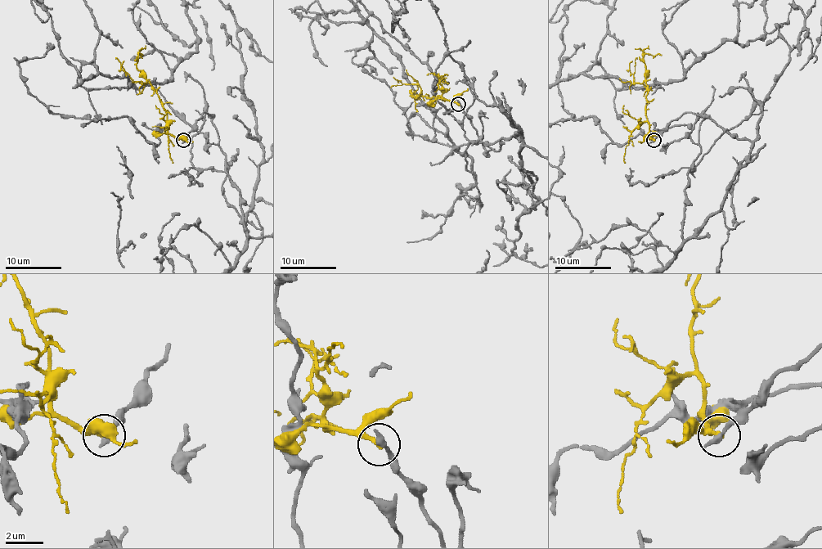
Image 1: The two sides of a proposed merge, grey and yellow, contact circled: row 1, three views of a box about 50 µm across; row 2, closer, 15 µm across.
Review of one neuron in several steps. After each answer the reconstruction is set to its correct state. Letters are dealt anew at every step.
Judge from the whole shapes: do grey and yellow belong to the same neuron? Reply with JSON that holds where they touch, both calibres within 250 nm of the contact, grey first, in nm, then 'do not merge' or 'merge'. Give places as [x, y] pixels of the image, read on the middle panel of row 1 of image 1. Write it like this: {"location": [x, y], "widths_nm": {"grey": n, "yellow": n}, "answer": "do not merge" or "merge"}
{"location": [458, 104], "widths_nm": {"grey": 360, "yellow": 280}, "answer": "do not merge"}

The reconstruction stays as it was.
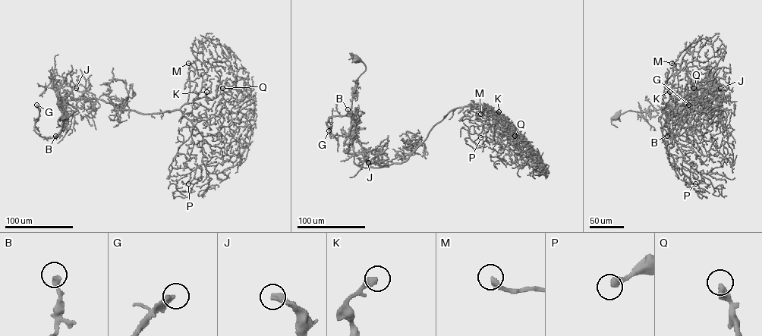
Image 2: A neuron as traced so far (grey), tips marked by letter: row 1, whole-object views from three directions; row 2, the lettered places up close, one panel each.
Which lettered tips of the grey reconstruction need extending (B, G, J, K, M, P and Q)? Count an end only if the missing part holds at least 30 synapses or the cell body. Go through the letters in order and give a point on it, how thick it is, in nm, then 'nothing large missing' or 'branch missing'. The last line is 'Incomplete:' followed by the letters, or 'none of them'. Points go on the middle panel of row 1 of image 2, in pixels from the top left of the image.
B: at (347, 109); 320 nm thick; nothing large missing
G: at (329, 130); 360 nm thick; branch missing
J: at (368, 162); 400 nm thick; branch missing
K: at (499, 111); 360 nm thick; nothing large missing
M: at (480, 114); 360 nm thick; nothing large missing
P: at (480, 137); 360 nm thick; nothing large missing
Q: at (514, 136); 460 nm thick; nothing large missing
Incomplete: G, J

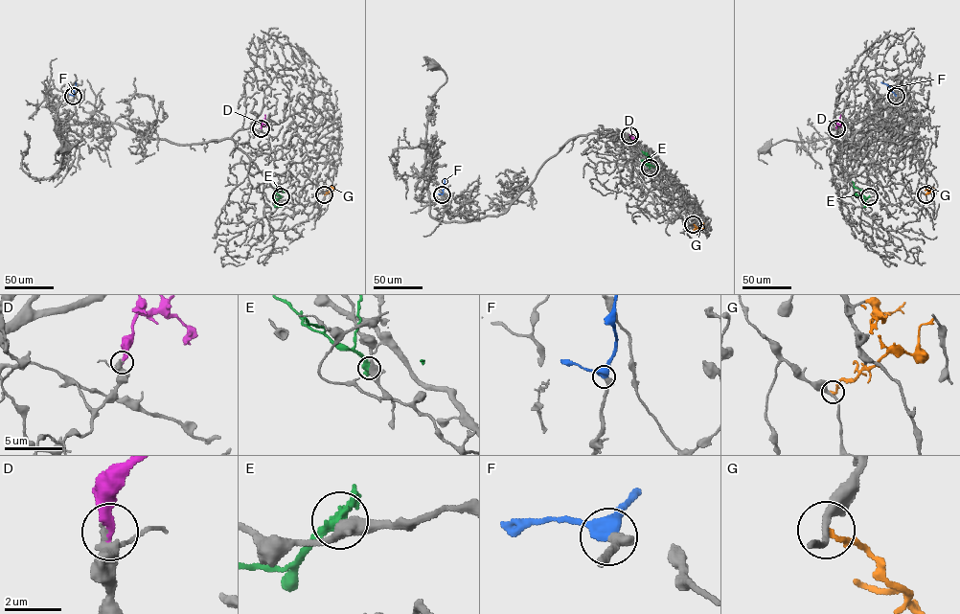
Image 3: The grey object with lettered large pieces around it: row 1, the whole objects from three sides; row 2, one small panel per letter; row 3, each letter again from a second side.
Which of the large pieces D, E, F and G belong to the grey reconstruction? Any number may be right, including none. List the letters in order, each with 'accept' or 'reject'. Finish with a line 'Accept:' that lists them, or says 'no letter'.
D: reject
E: reject
F: accept
G: reject
Accept: F

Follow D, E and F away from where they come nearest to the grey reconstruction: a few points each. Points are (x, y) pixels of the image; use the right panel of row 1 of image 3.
D: (836, 128), (840, 115)
E: (869, 196), (866, 198), (852, 181)
F: (896, 96), (880, 82)

